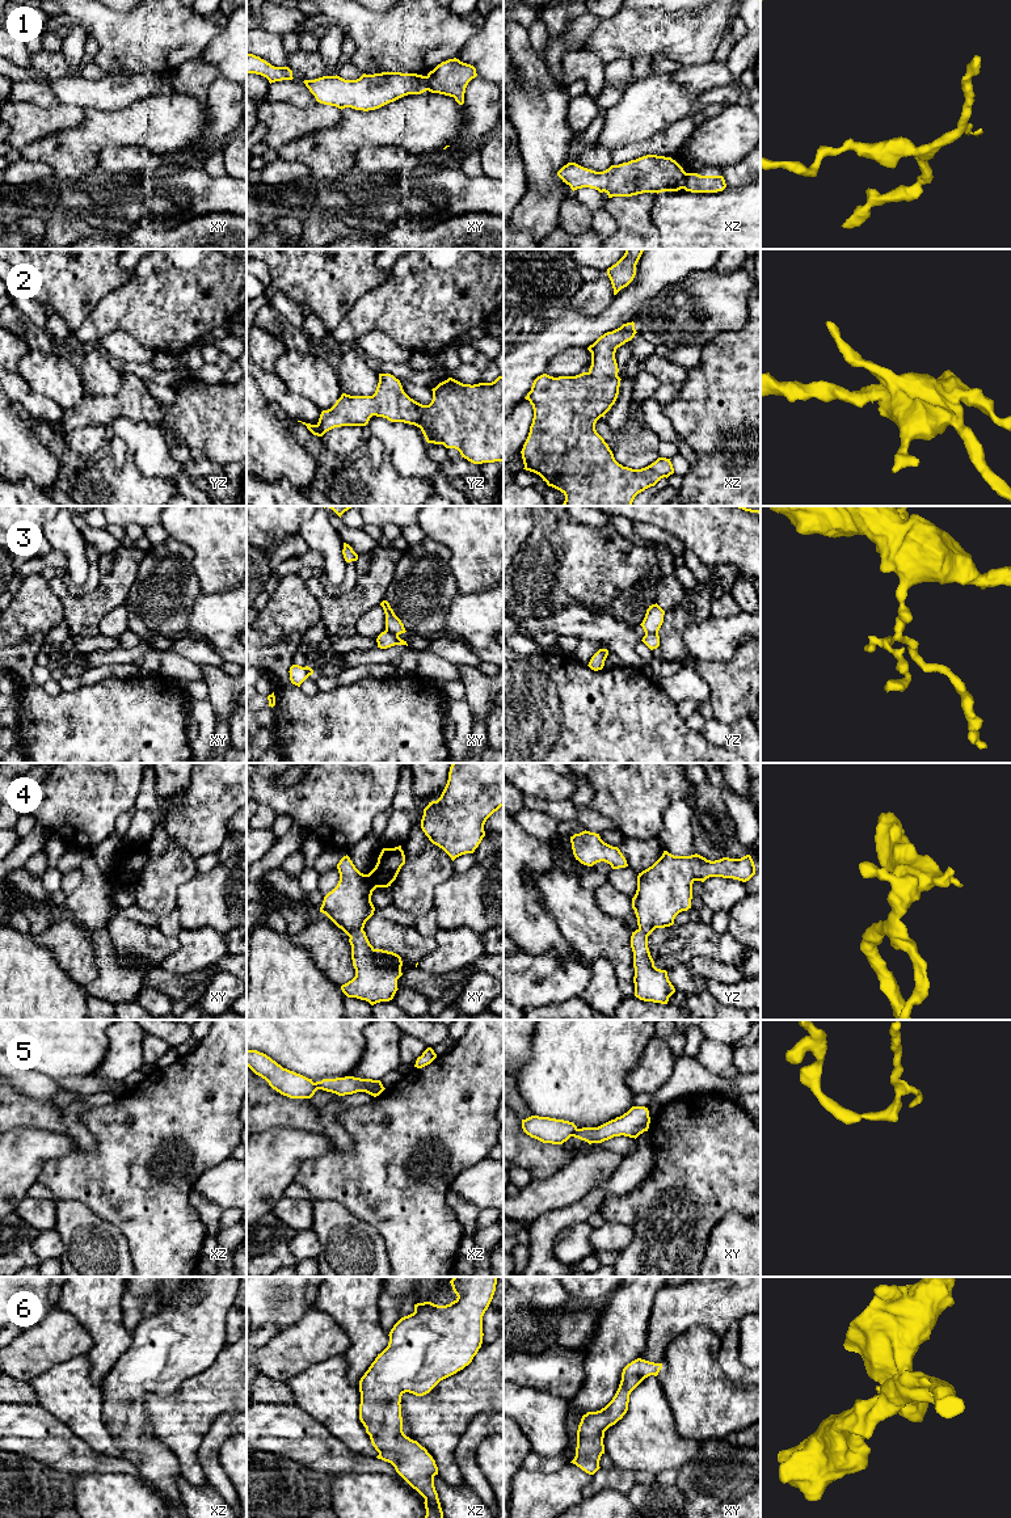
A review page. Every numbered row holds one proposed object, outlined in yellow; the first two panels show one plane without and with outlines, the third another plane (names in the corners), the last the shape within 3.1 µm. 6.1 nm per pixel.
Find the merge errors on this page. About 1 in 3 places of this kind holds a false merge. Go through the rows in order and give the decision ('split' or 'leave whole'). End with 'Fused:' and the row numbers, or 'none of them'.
1: split
2: leave whole
3: split
4: leave whole
5: split
6: leave whole
Fused: 1, 3, 5

